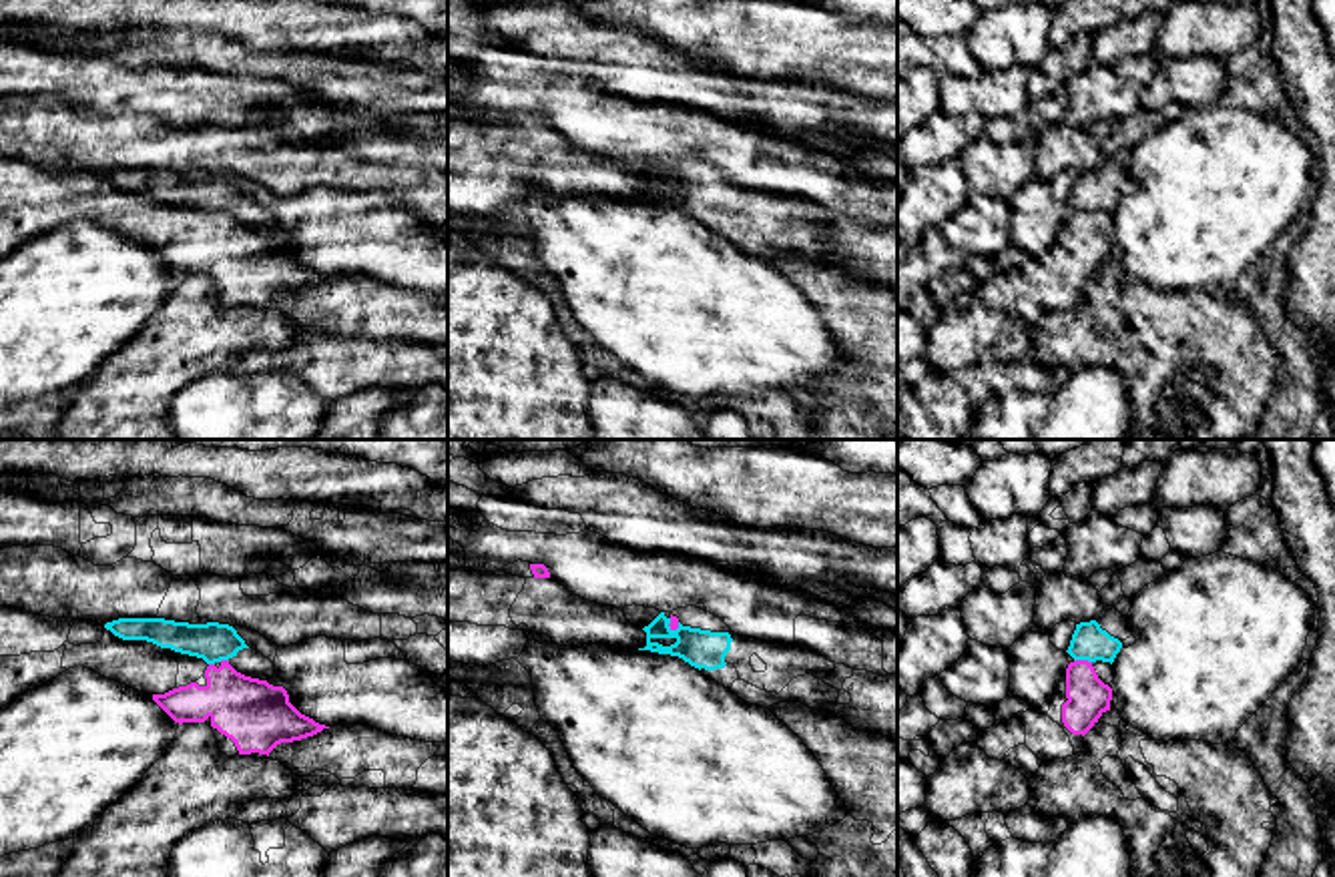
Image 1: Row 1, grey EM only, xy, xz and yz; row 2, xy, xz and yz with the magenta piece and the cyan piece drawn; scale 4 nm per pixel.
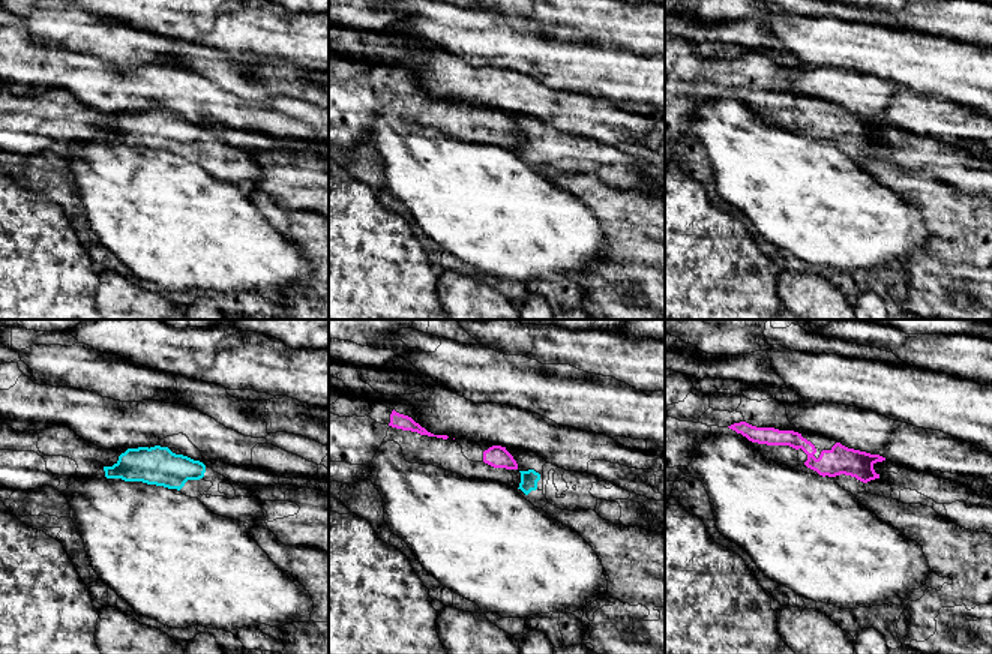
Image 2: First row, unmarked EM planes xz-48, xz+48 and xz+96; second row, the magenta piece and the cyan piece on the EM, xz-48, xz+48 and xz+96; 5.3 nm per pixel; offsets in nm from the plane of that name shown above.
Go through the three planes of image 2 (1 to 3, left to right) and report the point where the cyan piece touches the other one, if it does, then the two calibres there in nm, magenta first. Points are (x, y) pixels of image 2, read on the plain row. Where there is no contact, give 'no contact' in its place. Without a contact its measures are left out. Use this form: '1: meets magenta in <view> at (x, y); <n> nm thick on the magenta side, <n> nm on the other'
1: no contact
2: no contact
3: no contact

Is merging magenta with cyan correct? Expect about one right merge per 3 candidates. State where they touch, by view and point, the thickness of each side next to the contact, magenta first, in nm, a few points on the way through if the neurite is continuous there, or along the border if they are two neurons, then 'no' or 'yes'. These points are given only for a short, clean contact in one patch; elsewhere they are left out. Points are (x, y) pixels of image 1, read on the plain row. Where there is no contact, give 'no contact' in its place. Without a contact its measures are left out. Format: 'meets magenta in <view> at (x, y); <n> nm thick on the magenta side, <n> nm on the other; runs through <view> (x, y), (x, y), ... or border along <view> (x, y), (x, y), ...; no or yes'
meets magenta in yz at (1083, 211); 170 nm thick on the magenta side, 150 nm on the other; border along yz (1075, 209), (1091, 213); no

